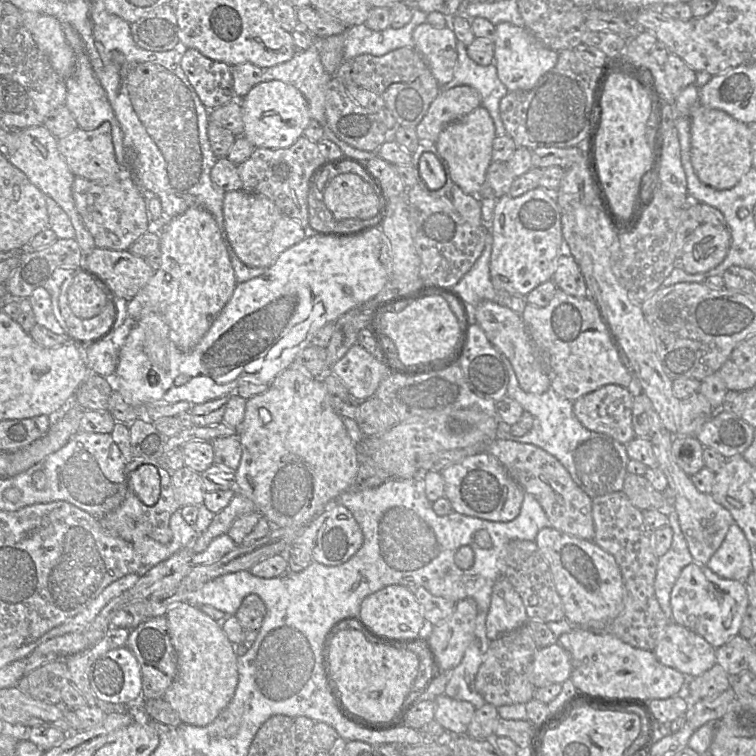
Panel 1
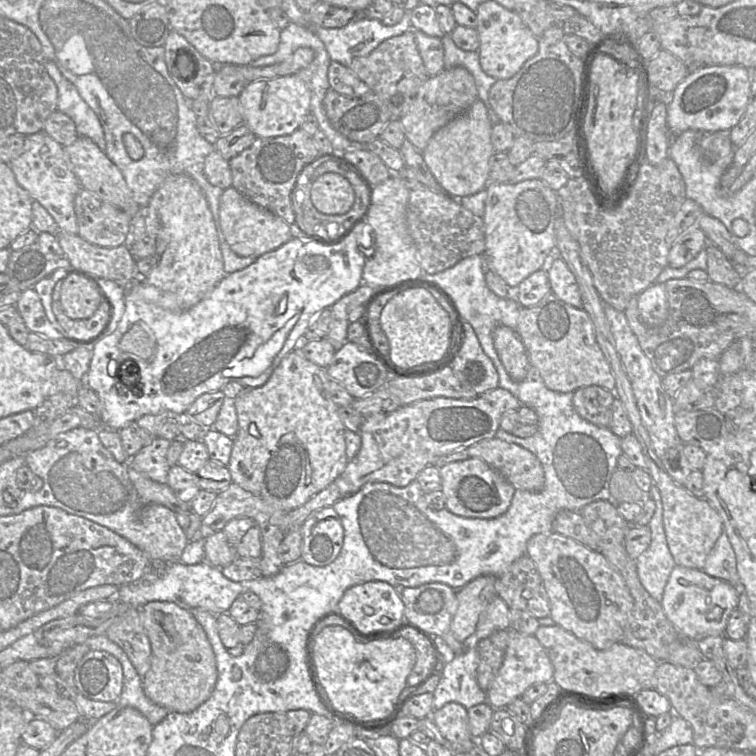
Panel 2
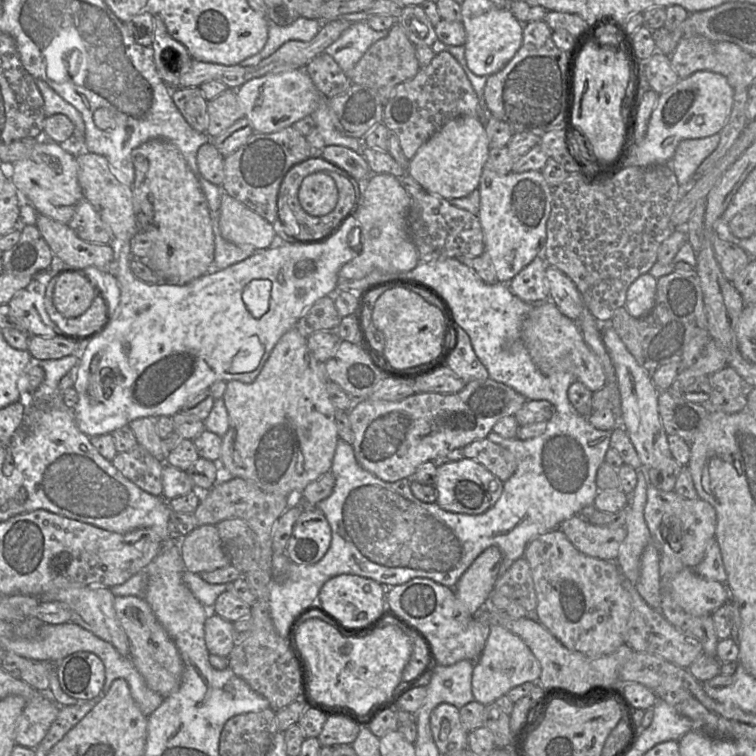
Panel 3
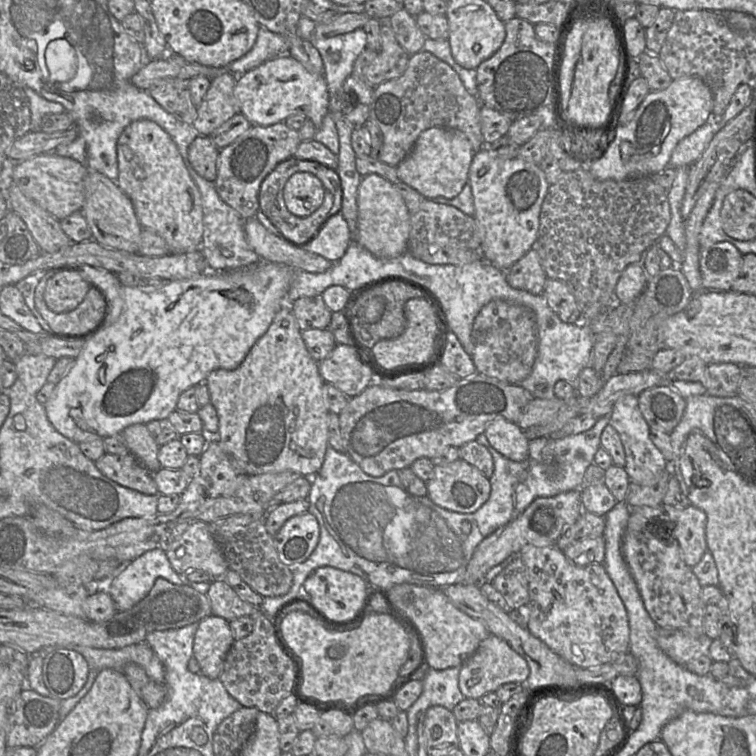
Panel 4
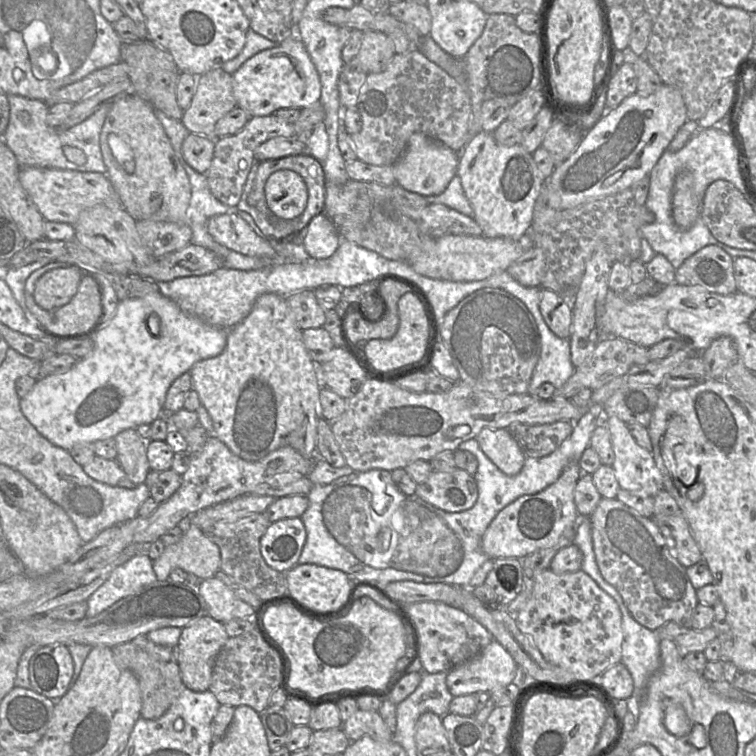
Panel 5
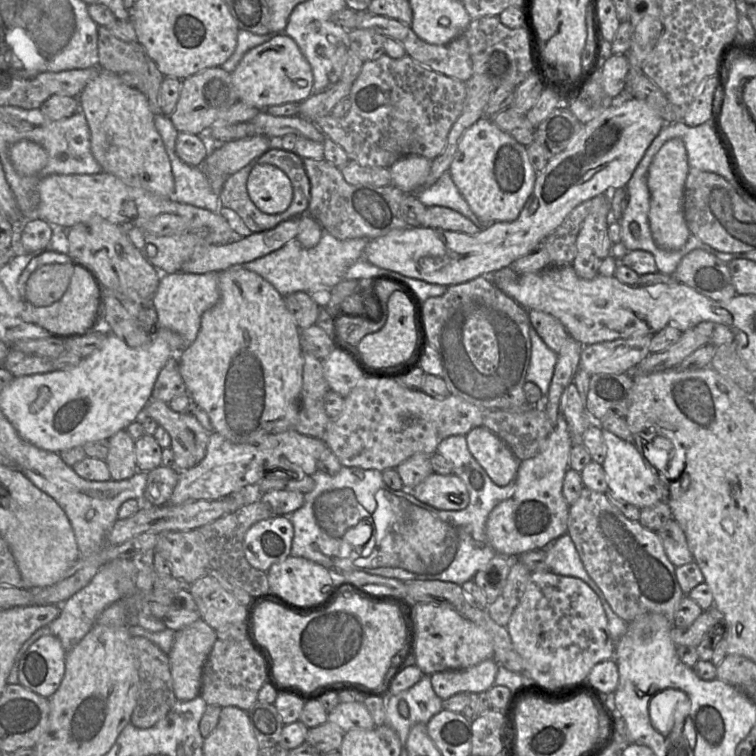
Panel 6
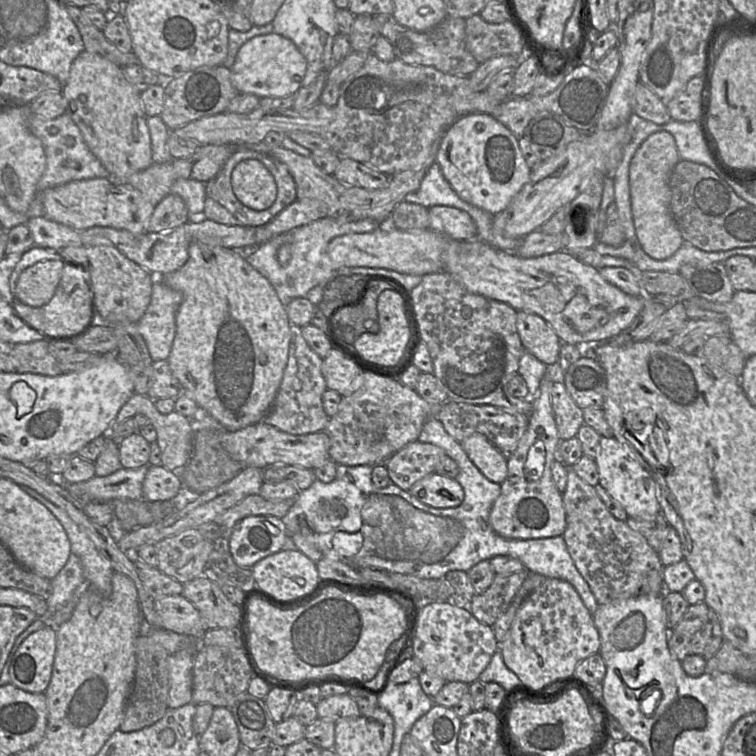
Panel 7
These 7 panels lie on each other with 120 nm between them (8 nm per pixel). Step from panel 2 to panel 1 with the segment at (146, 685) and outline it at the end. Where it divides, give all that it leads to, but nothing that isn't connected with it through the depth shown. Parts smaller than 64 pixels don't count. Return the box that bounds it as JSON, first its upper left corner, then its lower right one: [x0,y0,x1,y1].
[163,602,238,726]

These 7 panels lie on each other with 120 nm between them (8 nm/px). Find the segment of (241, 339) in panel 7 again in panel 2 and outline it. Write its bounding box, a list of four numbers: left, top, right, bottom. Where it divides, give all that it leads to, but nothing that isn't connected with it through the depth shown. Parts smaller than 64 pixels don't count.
[227,347,349,511]

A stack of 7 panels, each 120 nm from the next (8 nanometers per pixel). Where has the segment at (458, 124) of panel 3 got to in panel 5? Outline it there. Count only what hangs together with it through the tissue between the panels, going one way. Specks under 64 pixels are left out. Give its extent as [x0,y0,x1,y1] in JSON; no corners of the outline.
[393,133,459,197]

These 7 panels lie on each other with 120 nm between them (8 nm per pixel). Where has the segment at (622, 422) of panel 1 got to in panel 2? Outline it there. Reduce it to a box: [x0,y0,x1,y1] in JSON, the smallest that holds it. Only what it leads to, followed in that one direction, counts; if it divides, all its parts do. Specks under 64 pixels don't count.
[572,385,614,428]

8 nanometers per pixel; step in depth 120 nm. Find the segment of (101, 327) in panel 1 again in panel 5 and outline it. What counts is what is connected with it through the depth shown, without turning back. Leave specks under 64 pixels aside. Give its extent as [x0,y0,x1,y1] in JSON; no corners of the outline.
[25,261,99,335]

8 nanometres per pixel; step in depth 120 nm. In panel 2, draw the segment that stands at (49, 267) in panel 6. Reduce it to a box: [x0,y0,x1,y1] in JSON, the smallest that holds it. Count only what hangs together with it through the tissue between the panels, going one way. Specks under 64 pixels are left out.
[60,270,105,319]

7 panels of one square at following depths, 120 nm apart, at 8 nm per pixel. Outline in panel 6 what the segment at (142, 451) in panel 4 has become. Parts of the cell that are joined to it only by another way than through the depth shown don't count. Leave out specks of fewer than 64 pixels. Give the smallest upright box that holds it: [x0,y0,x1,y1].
[105,430,138,481]

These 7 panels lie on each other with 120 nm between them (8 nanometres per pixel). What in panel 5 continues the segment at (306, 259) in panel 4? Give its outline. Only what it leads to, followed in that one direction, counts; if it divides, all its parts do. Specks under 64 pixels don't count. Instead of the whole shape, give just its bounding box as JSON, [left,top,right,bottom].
[208,212,278,257]

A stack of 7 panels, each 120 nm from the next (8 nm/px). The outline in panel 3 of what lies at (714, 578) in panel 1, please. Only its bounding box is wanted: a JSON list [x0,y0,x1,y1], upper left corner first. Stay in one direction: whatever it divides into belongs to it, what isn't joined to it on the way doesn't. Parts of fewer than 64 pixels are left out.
[671,568,727,616]

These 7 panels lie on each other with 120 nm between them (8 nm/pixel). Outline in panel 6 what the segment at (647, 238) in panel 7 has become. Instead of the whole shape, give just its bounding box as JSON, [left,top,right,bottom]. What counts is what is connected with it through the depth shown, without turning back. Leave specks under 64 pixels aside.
[647,138,691,251]

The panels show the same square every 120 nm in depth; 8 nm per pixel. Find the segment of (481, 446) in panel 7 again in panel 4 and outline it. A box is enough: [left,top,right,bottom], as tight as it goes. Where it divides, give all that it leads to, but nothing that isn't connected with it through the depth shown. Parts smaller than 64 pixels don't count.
[483,419,530,462]

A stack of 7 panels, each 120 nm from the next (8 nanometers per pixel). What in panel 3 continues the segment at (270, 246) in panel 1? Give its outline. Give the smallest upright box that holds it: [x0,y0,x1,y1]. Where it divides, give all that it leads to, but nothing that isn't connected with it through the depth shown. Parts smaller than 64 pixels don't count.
[220,192,277,250]

